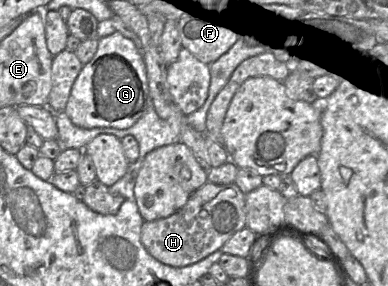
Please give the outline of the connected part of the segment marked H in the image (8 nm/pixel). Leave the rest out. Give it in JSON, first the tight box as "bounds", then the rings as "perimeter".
{"bounds":[141,181,246,267],"perimeter":[[[207,181],[172,215],[144,221],[141,242],[155,259],[172,267],[195,264],[222,248],[236,232],[246,227],[245,194],[237,184]]]}

